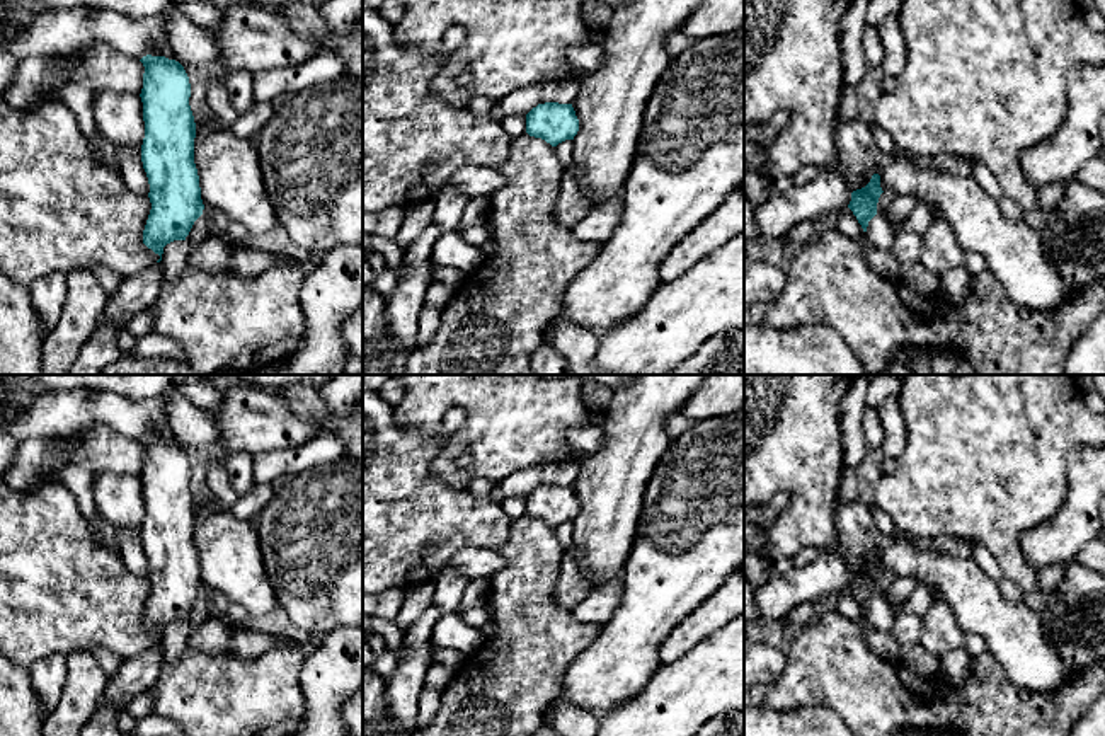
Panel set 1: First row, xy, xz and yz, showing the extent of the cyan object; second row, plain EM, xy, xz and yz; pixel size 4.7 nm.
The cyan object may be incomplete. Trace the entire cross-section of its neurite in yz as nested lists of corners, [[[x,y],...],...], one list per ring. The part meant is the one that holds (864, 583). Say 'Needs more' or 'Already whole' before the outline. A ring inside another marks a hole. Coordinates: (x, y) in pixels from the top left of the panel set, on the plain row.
Already whole. [[[873,555],[865,569],[851,574],[848,589],[856,598],[863,613],[867,613],[868,603],[877,596],[877,584],[882,574],[879,555]]]

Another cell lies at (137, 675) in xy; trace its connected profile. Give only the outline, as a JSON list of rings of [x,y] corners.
[[[153,644],[143,653],[123,659],[119,670],[107,678],[100,705],[126,707],[135,697],[152,688],[160,676],[163,663],[162,644]]]

